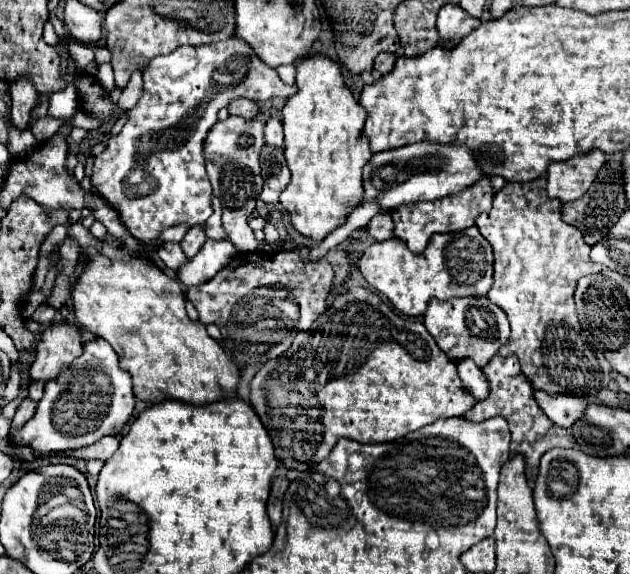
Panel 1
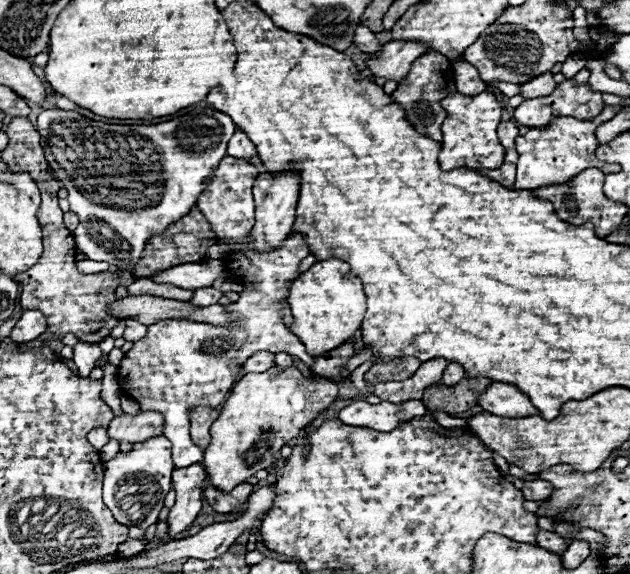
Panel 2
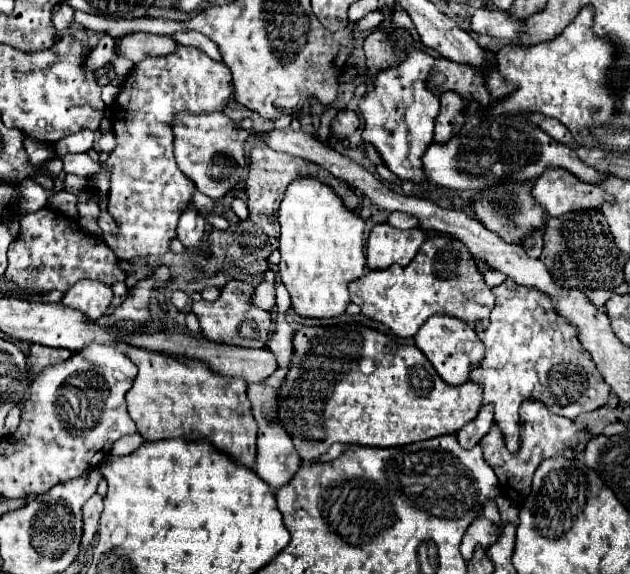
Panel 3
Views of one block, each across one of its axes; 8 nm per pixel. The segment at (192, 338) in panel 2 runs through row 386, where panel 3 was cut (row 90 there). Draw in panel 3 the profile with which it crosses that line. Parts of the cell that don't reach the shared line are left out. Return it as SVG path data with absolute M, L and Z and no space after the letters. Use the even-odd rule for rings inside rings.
M180 46L180 48L176 48L176 52L170 54L170 56L158 56L158 58L146 58L146 60L142 60L142 62L136 64L134 70L128 74L126 82L124 82L122 88L120 88L118 100L116 100L116 104L114 104L114 134L116 134L118 144L116 144L116 150L108 156L108 160L106 160L102 166L100 166L100 162L92 162L92 158L90 158L88 154L64 154L64 156L60 156L60 160L64 162L64 172L70 172L70 174L92 176L92 174L100 172L100 168L110 170L108 212L112 214L114 222L118 224L118 230L116 230L116 232L102 234L102 240L108 244L108 248L114 250L114 254L116 254L120 260L134 260L134 258L140 258L140 256L162 256L162 254L166 254L166 252L168 252L168 246L170 246L170 240L176 236L178 214L180 214L180 210L188 204L188 200L192 200L192 194L194 194L194 190L196 190L194 184L192 184L192 180L188 180L188 178L180 172L180 168L178 168L178 164L176 164L176 160L174 160L174 152L172 152L172 140L174 140L174 136L172 136L172 116L174 116L176 112L180 112L180 110L188 110L188 112L194 112L194 114L210 114L210 112L224 110L226 104L228 104L228 100L230 100L230 96L232 96L232 78L230 78L228 68L226 68L224 64L214 62L212 58L208 58L208 56L206 56L204 52L200 52L198 48L192 48L192 46Z

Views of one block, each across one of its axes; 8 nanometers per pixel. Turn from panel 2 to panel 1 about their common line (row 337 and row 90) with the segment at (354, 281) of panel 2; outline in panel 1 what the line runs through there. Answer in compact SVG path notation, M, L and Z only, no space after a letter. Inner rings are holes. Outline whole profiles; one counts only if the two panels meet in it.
M314 54L298 60L296 64L296 88L298 92L290 96L282 108L282 126L284 126L284 148L286 148L286 164L290 168L290 184L280 194L280 204L284 212L290 214L292 224L304 236L314 240L324 240L336 226L344 224L350 208L354 208L362 192L362 166L370 160L372 152L368 148L368 140L362 138L362 128L366 120L364 106L356 100L352 90L346 86L342 66L324 56Z

